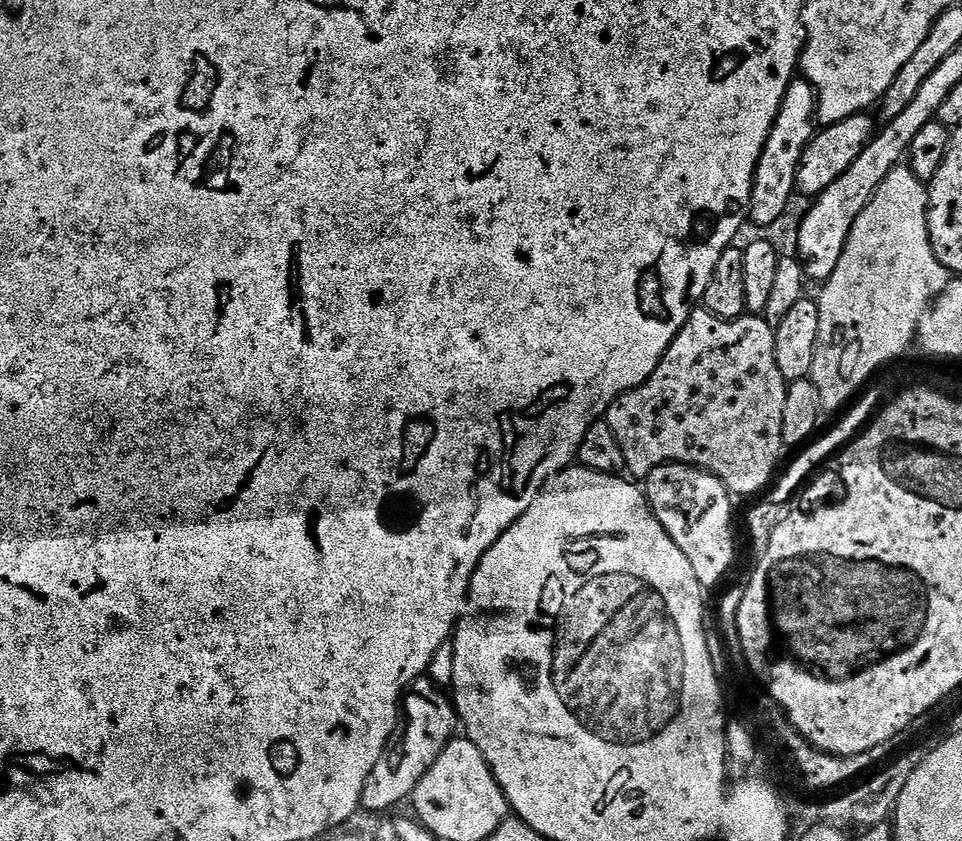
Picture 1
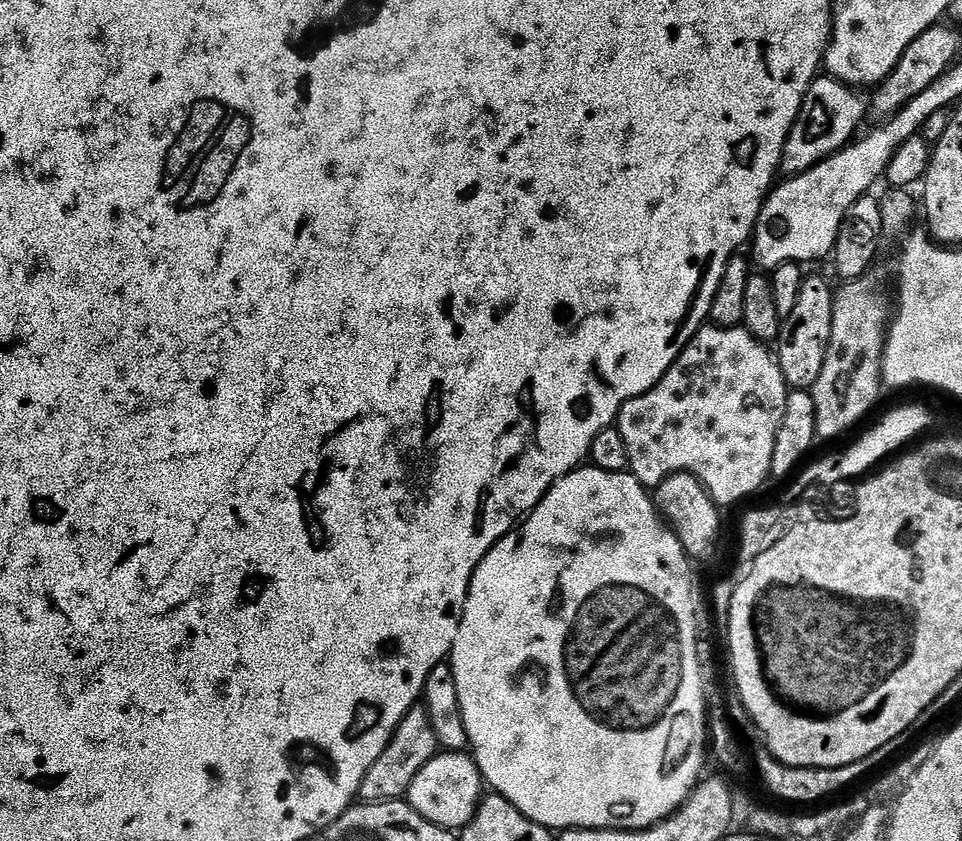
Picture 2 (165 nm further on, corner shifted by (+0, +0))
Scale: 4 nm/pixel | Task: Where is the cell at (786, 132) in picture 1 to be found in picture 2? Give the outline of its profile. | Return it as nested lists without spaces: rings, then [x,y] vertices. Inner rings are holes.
[[[827,74],[817,75],[804,95],[800,113],[792,123],[791,130],[780,154],[779,171],[785,177],[805,172],[827,156],[833,156],[841,148],[845,148],[857,135],[856,126],[864,114],[869,113],[870,104],[863,96],[863,91],[846,85]]]

